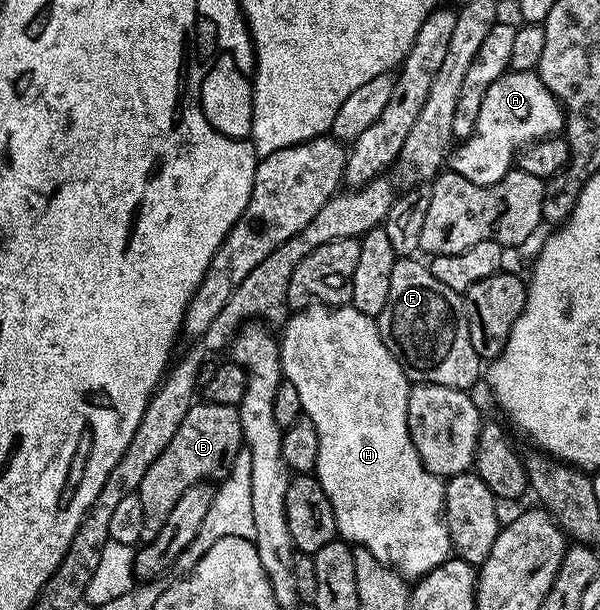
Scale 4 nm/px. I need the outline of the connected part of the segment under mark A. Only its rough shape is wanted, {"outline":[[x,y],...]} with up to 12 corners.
{"outline":[[539,72],[503,73],[447,168],[498,183],[564,128]]}

